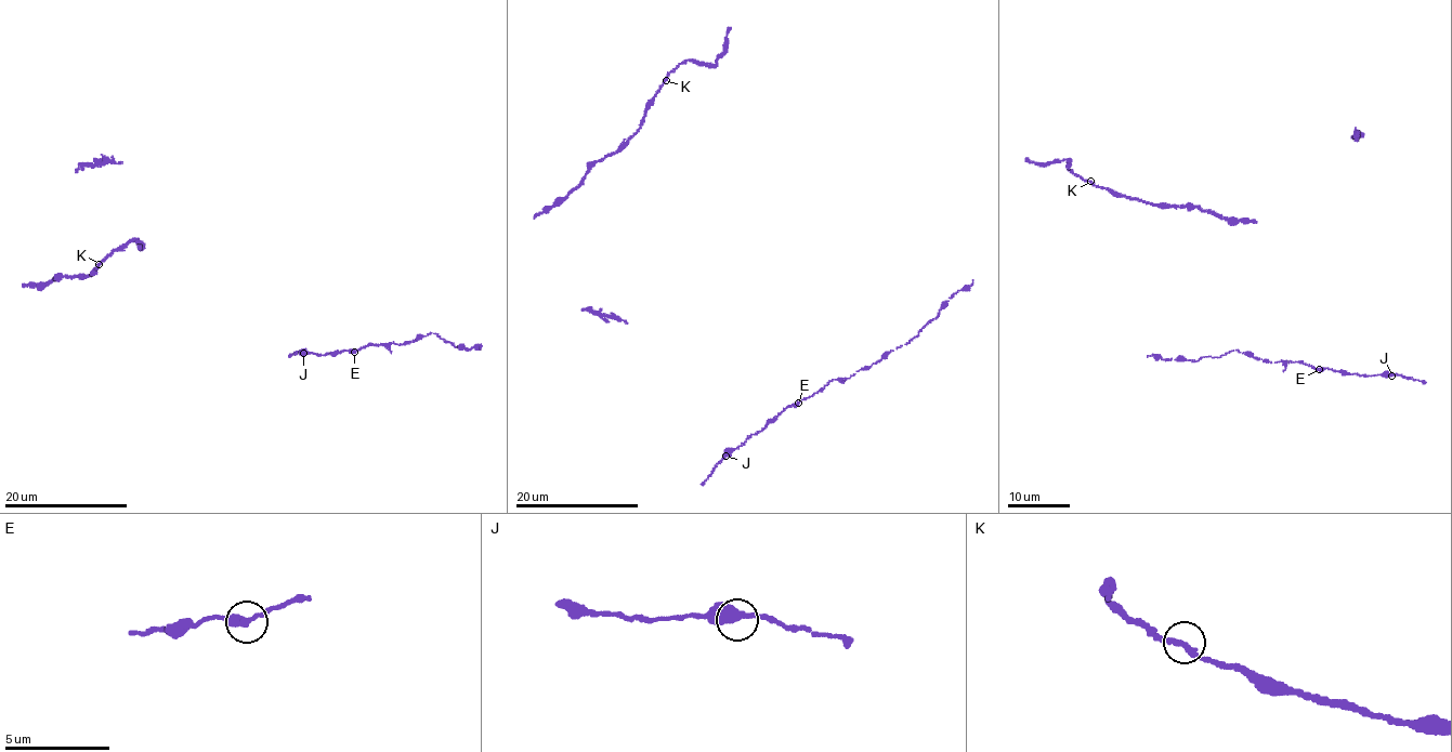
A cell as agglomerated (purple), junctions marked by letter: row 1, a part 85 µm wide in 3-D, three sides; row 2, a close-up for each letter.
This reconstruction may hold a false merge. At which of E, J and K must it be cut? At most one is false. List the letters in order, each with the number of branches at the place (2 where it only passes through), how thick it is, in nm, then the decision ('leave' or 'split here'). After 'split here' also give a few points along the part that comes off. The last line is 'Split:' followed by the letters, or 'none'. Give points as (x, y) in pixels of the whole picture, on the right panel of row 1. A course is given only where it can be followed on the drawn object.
E: 2 | 360 nm | leave
J: 2 | 440 nm | leave
K: 2 | 320 nm | leave
Split: none

